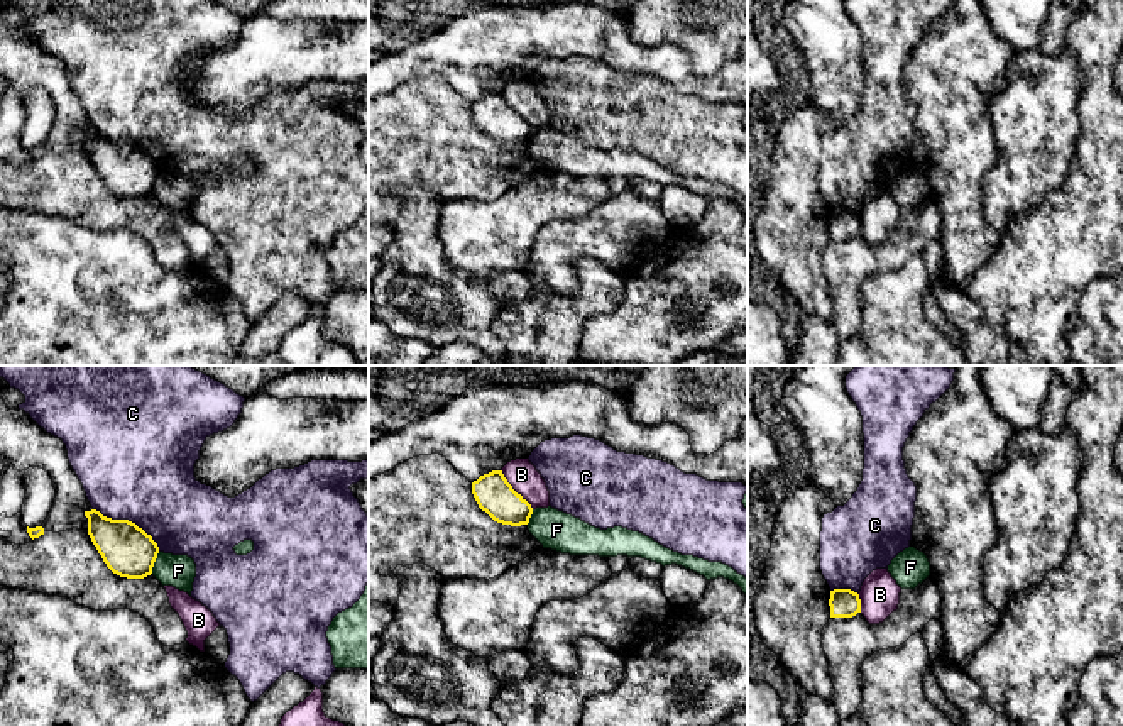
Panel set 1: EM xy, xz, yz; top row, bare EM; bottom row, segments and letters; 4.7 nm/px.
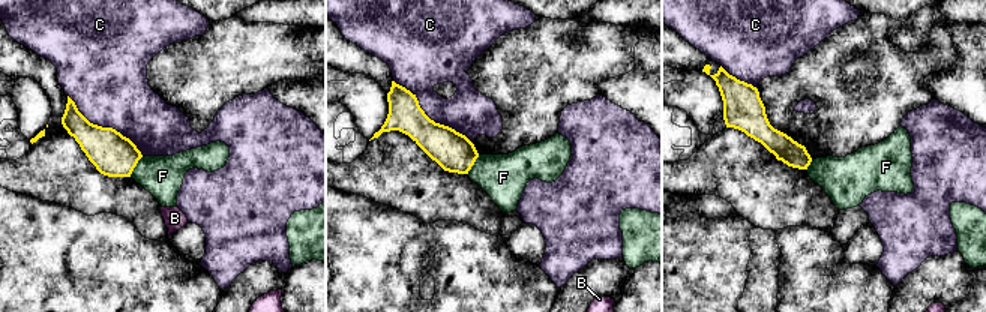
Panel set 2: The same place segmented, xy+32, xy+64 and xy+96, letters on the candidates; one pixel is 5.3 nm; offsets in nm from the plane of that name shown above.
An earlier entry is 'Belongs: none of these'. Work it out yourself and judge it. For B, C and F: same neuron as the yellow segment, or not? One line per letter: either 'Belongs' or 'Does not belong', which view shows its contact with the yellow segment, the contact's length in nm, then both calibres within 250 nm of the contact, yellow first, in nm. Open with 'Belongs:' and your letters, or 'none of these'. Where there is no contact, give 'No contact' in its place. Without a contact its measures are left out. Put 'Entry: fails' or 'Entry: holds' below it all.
Belongs: none of these
B: Does not belong. Touches yellow in xz. Shared border 240 nm. Thickness 180 nm (yellow) against 150 nm
C: Does not belong. Touches yellow in xy. Shared border 380 nm. Thickness 240 nm (yellow) against 500 nm
F: Does not belong. Touches yellow in xy. Shared border 110 nm. Thickness 240 nm (yellow) against 160 nm
Entry: holds

